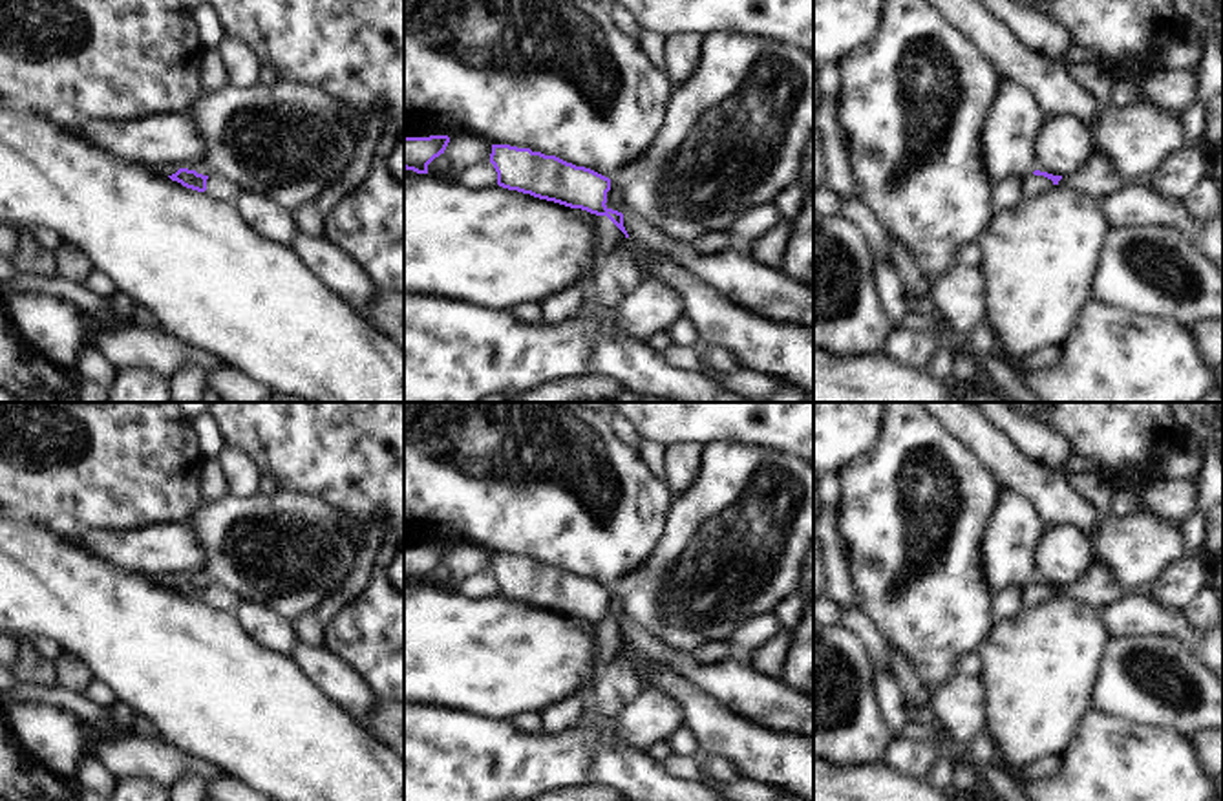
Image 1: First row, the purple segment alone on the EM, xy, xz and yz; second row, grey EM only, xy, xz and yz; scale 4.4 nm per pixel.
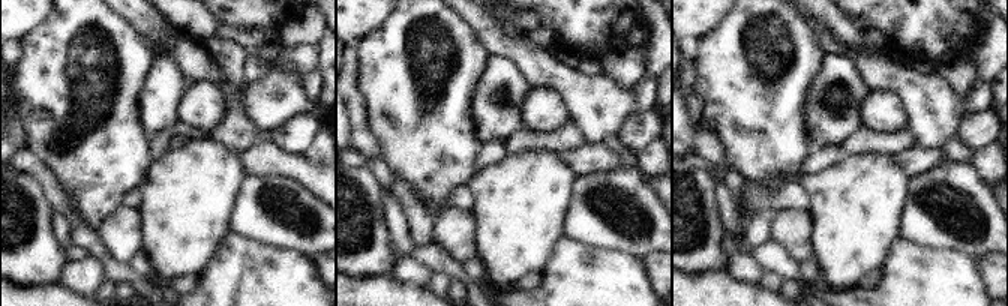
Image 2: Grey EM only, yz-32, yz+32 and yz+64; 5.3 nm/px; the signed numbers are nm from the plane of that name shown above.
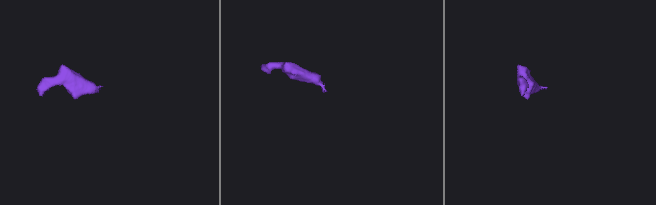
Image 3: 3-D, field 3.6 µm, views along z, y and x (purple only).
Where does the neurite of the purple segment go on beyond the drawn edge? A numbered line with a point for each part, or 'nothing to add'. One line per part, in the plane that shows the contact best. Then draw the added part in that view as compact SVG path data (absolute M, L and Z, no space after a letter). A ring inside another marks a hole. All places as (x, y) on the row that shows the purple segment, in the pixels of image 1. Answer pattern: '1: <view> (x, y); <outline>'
1: xz (772, 293); M620 207L629 240L642 241L660 252L671 252L704 282L735 304L779 324L814 327L814 287L779 267L760 265L739 245L720 254L702 254L691 243L676 240L647 218Z

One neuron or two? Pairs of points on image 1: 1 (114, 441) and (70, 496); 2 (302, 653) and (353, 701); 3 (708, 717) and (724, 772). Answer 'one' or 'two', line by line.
1: one
2: one
3: two

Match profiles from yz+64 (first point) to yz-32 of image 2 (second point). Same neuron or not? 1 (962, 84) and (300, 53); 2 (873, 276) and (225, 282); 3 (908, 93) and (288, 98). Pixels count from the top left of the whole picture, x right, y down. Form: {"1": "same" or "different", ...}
{"1": "same", "2": "different", "3": "same"}

